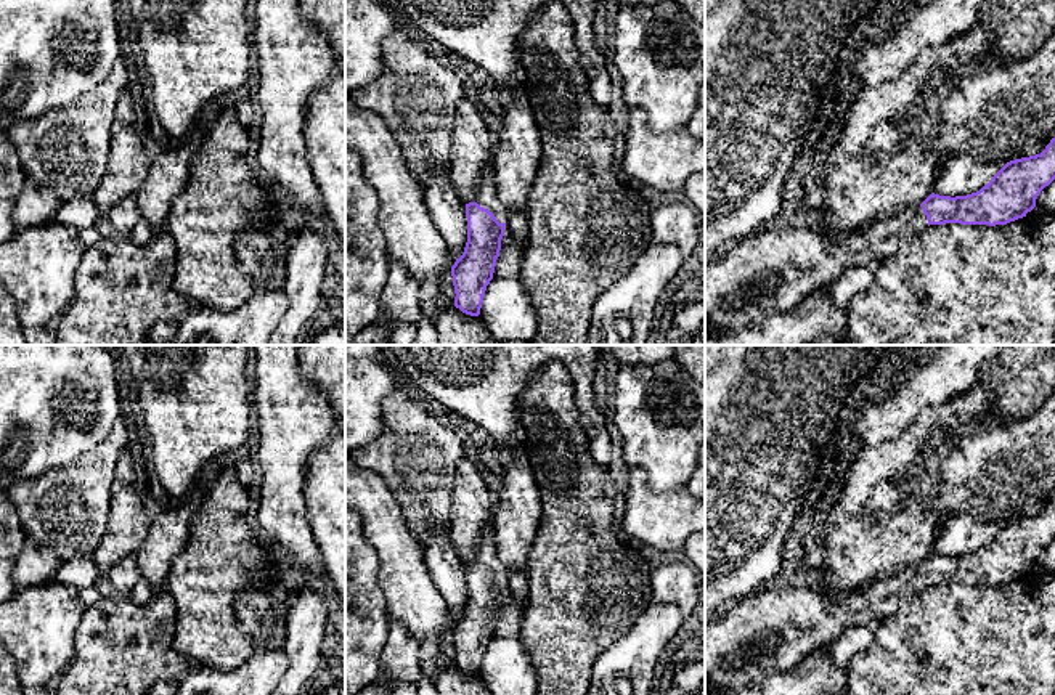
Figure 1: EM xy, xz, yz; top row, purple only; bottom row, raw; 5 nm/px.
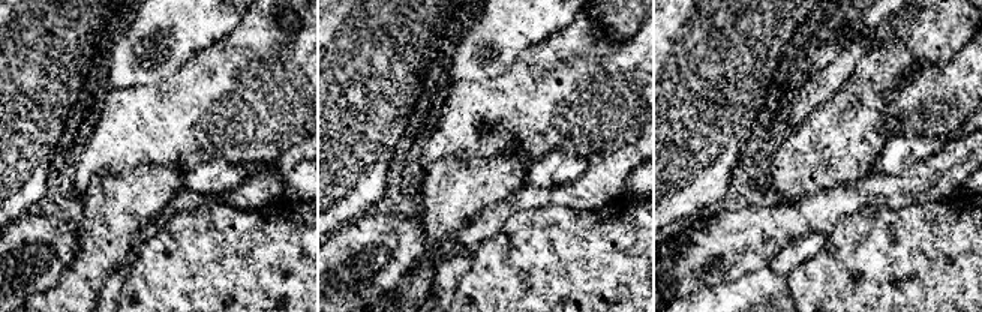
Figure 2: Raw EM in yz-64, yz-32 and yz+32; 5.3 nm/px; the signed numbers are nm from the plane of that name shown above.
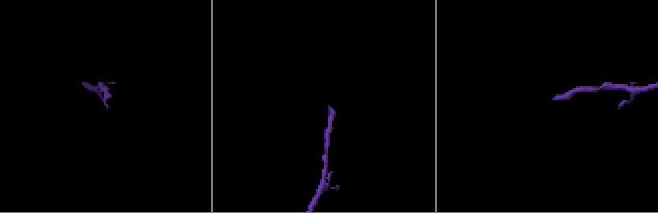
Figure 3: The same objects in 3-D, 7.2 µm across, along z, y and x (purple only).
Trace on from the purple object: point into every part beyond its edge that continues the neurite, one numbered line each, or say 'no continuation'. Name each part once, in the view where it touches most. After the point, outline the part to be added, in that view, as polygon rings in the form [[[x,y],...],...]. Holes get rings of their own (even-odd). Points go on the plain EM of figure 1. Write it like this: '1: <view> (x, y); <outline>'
1: xz (487, 556); [[[493,523],[483,531],[477,544],[474,562],[477,562],[483,568],[488,568],[499,583],[506,581],[506,570],[499,560],[496,544],[495,544]]]

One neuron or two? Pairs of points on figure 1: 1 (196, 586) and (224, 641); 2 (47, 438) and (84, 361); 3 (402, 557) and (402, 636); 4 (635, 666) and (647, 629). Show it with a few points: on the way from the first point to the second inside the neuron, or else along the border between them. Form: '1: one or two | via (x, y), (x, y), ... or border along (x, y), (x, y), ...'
1: one | via (209, 599), (224, 613), (224, 628)
2: one | via (47, 419), (47, 400), (66, 381)
3: two | border along (392, 620), (403, 625), (419, 641), (419, 658)
4: one | via (635, 657), (646, 639)

